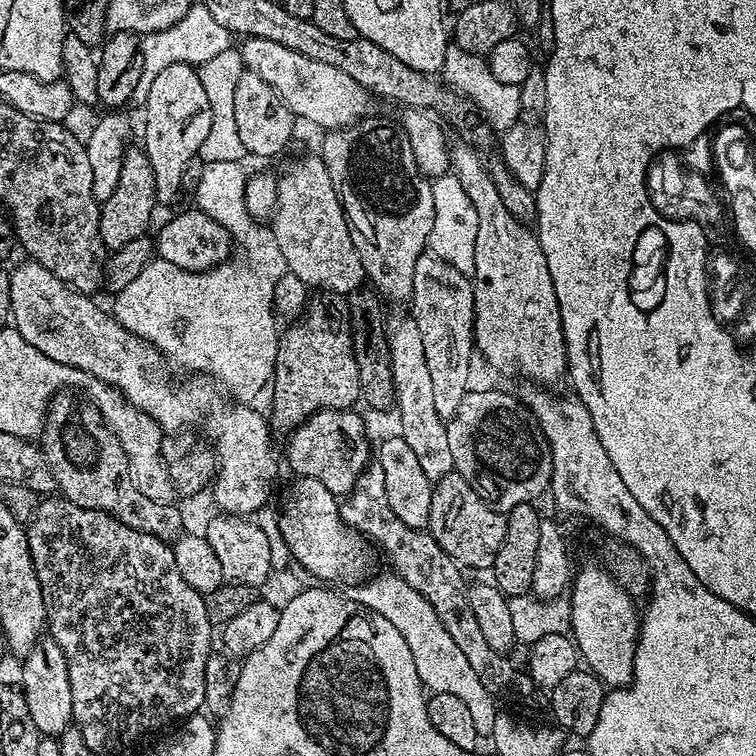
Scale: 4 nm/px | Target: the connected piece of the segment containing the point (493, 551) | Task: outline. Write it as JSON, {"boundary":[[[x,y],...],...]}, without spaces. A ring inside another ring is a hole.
{"boundary":[[[444,476],[433,487],[427,531],[460,568],[491,569],[494,558],[498,558],[498,550],[502,550],[507,525],[505,513],[497,512],[463,476]]]}

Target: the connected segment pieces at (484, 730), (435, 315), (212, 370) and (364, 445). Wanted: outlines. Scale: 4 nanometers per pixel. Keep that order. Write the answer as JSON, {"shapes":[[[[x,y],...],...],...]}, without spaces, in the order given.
{"shapes":[[[[389,574],[389,576],[380,576],[377,580],[367,580],[360,582],[365,584],[358,585],[354,590],[351,589],[352,599],[382,614],[382,618],[386,618],[386,622],[391,622],[398,629],[398,634],[406,638],[406,646],[410,646],[418,678],[425,689],[455,694],[456,697],[462,698],[462,702],[466,702],[466,707],[470,709],[470,718],[474,718],[474,727],[478,729],[478,734],[491,736],[498,713],[497,701],[479,682],[473,667],[467,662],[466,655],[447,633],[446,626],[442,626],[434,606],[430,606],[430,602],[426,602],[426,598],[422,598],[422,594],[418,594],[418,590],[411,588],[401,576]]],[[[425,250],[414,266],[414,290],[410,301],[410,314],[422,334],[422,351],[426,354],[426,367],[430,369],[430,379],[434,389],[434,406],[445,422],[451,420],[458,410],[462,398],[470,391],[468,379],[472,376],[472,352],[474,356],[474,329],[476,327],[476,294],[474,284],[463,276],[453,264],[438,258],[430,250]]],[[[241,162],[204,164],[194,201],[199,211],[212,216],[214,222],[221,224],[232,236],[234,255],[217,268],[209,268],[207,272],[187,272],[173,268],[170,262],[157,259],[154,266],[144,268],[142,274],[130,282],[130,286],[115,293],[113,300],[116,301],[110,308],[117,322],[131,336],[151,344],[167,363],[169,360],[180,368],[205,372],[221,384],[219,387],[229,397],[240,402],[252,402],[263,388],[265,391],[269,387],[272,375],[276,373],[278,316],[273,309],[275,286],[288,267],[286,258],[282,258],[282,250],[278,250],[278,242],[271,227],[265,226],[247,210],[246,188],[250,172],[244,167]]],[[[324,408],[315,412],[305,424],[287,437],[288,464],[297,477],[314,478],[322,482],[337,498],[347,497],[370,463],[368,436],[364,433],[364,420],[356,410]]]]}

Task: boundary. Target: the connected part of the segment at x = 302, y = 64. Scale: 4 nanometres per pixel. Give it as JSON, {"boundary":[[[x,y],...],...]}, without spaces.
{"boundary":[[[248,38],[243,41],[242,64],[247,71],[258,74],[282,98],[282,102],[292,112],[293,117],[309,120],[323,130],[350,128],[361,123],[368,112],[370,93],[350,74],[342,74],[338,66],[326,66],[326,62],[314,62],[314,58],[302,58],[278,42]]]}

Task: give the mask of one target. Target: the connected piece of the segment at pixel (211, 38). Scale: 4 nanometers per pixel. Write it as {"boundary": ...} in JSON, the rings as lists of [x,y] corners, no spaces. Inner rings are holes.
{"boundary":[[[193,3],[192,9],[185,14],[174,26],[161,32],[153,32],[143,37],[140,49],[142,50],[142,78],[138,86],[134,86],[132,100],[144,106],[150,96],[150,88],[154,78],[162,74],[167,68],[175,69],[177,66],[198,66],[209,58],[222,54],[222,50],[230,47],[230,34],[226,26],[214,22],[214,14],[206,10],[203,3]]]}

